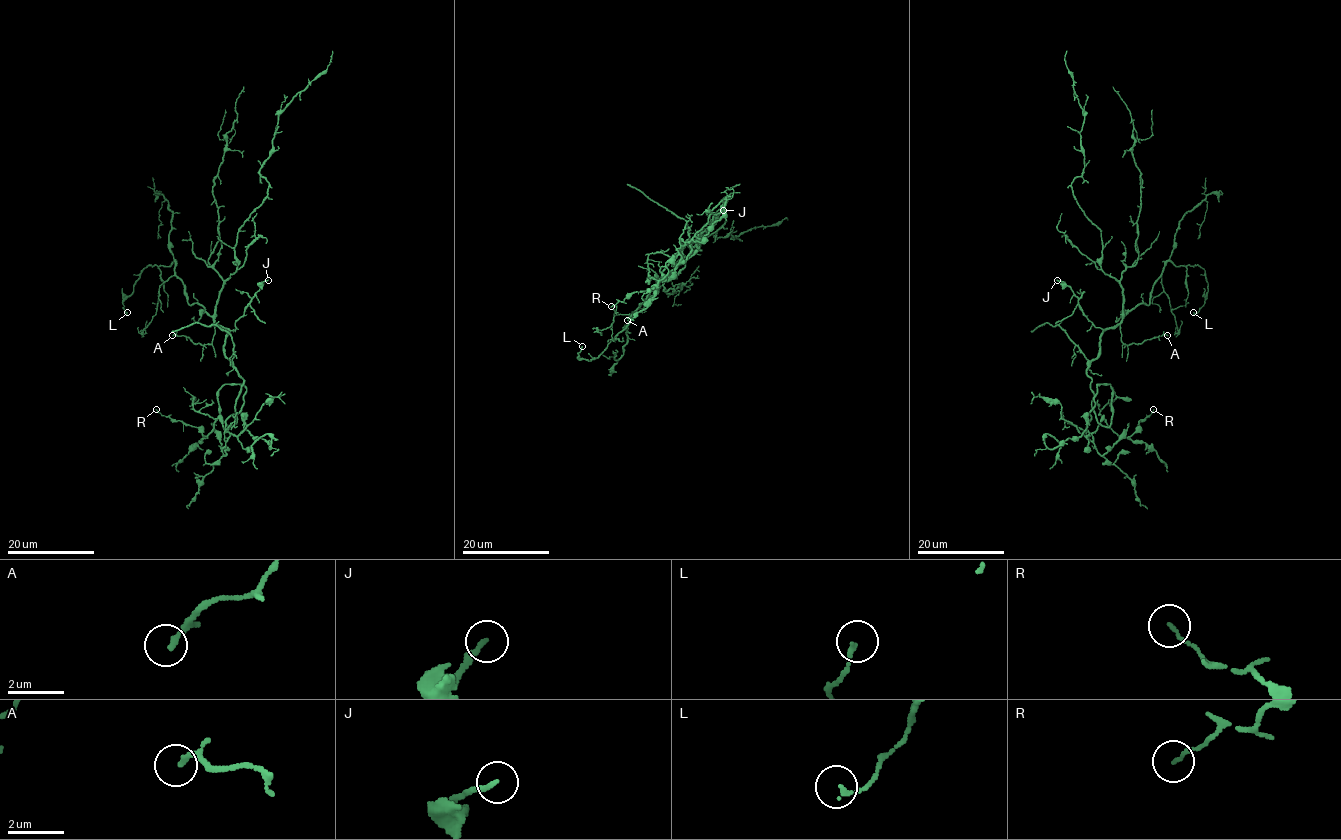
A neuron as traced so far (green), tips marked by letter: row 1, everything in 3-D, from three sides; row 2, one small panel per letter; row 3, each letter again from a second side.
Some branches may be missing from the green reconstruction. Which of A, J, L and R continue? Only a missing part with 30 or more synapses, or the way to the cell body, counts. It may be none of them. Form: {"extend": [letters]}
{"extend": []}

